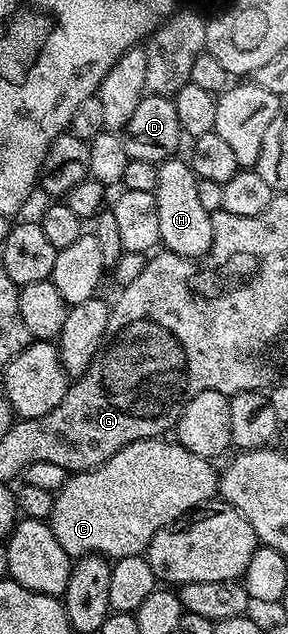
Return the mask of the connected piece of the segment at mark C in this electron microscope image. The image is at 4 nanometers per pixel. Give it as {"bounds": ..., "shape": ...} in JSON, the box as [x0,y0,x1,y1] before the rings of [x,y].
{"bounds":[47,437,219,560],"shape":[[[164,437],[159,438],[144,438],[138,442],[127,444],[127,448],[123,448],[119,452],[115,452],[115,456],[111,456],[111,460],[107,460],[101,466],[95,467],[93,470],[83,470],[73,472],[68,475],[68,478],[55,494],[53,500],[53,511],[47,519],[51,532],[55,532],[55,540],[59,540],[63,552],[67,552],[70,558],[76,560],[82,558],[85,554],[99,554],[102,558],[116,560],[123,556],[135,556],[136,554],[145,554],[149,549],[151,540],[155,536],[155,532],[159,532],[159,528],[167,528],[175,520],[179,520],[191,510],[196,510],[198,506],[206,505],[214,501],[215,495],[219,490],[219,474],[215,469],[214,463],[203,456],[195,456],[195,452],[187,452],[187,448],[183,448],[180,442],[170,440],[165,442]]]}

